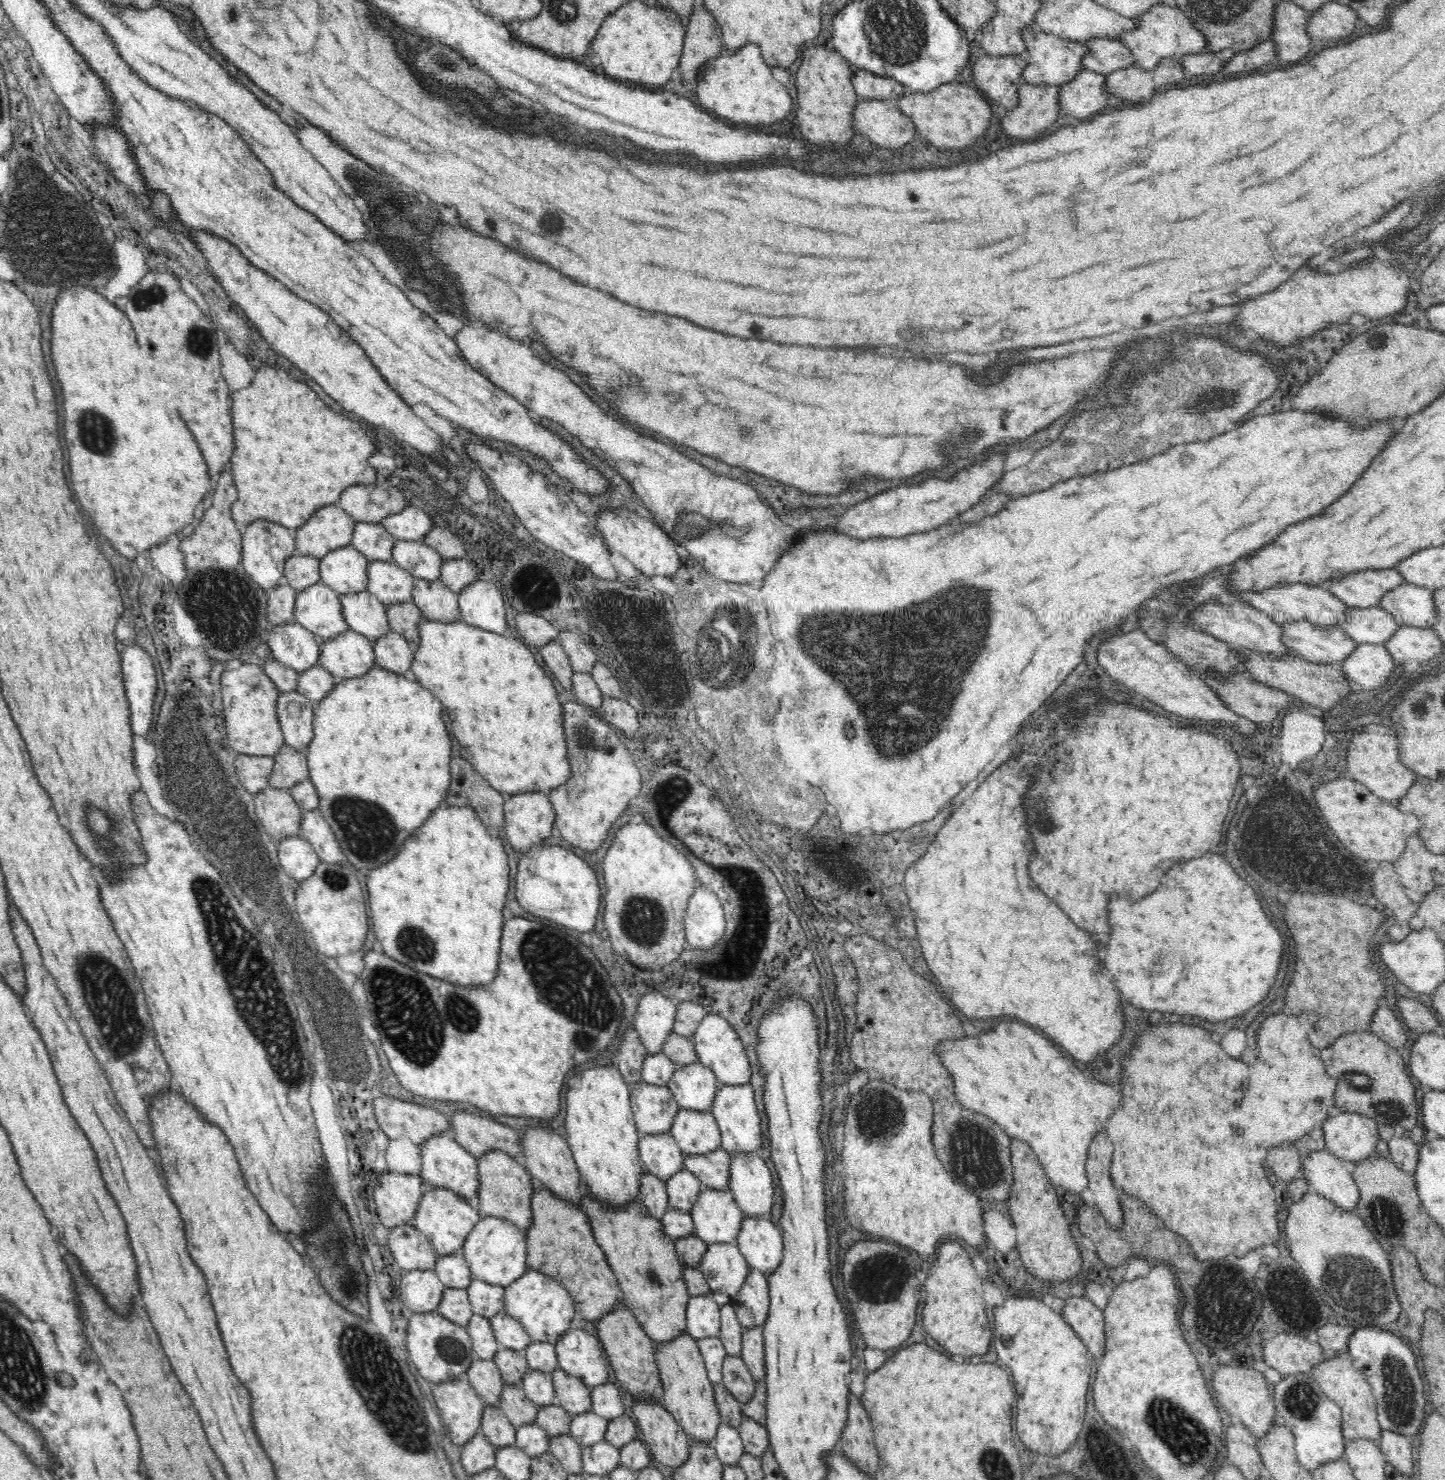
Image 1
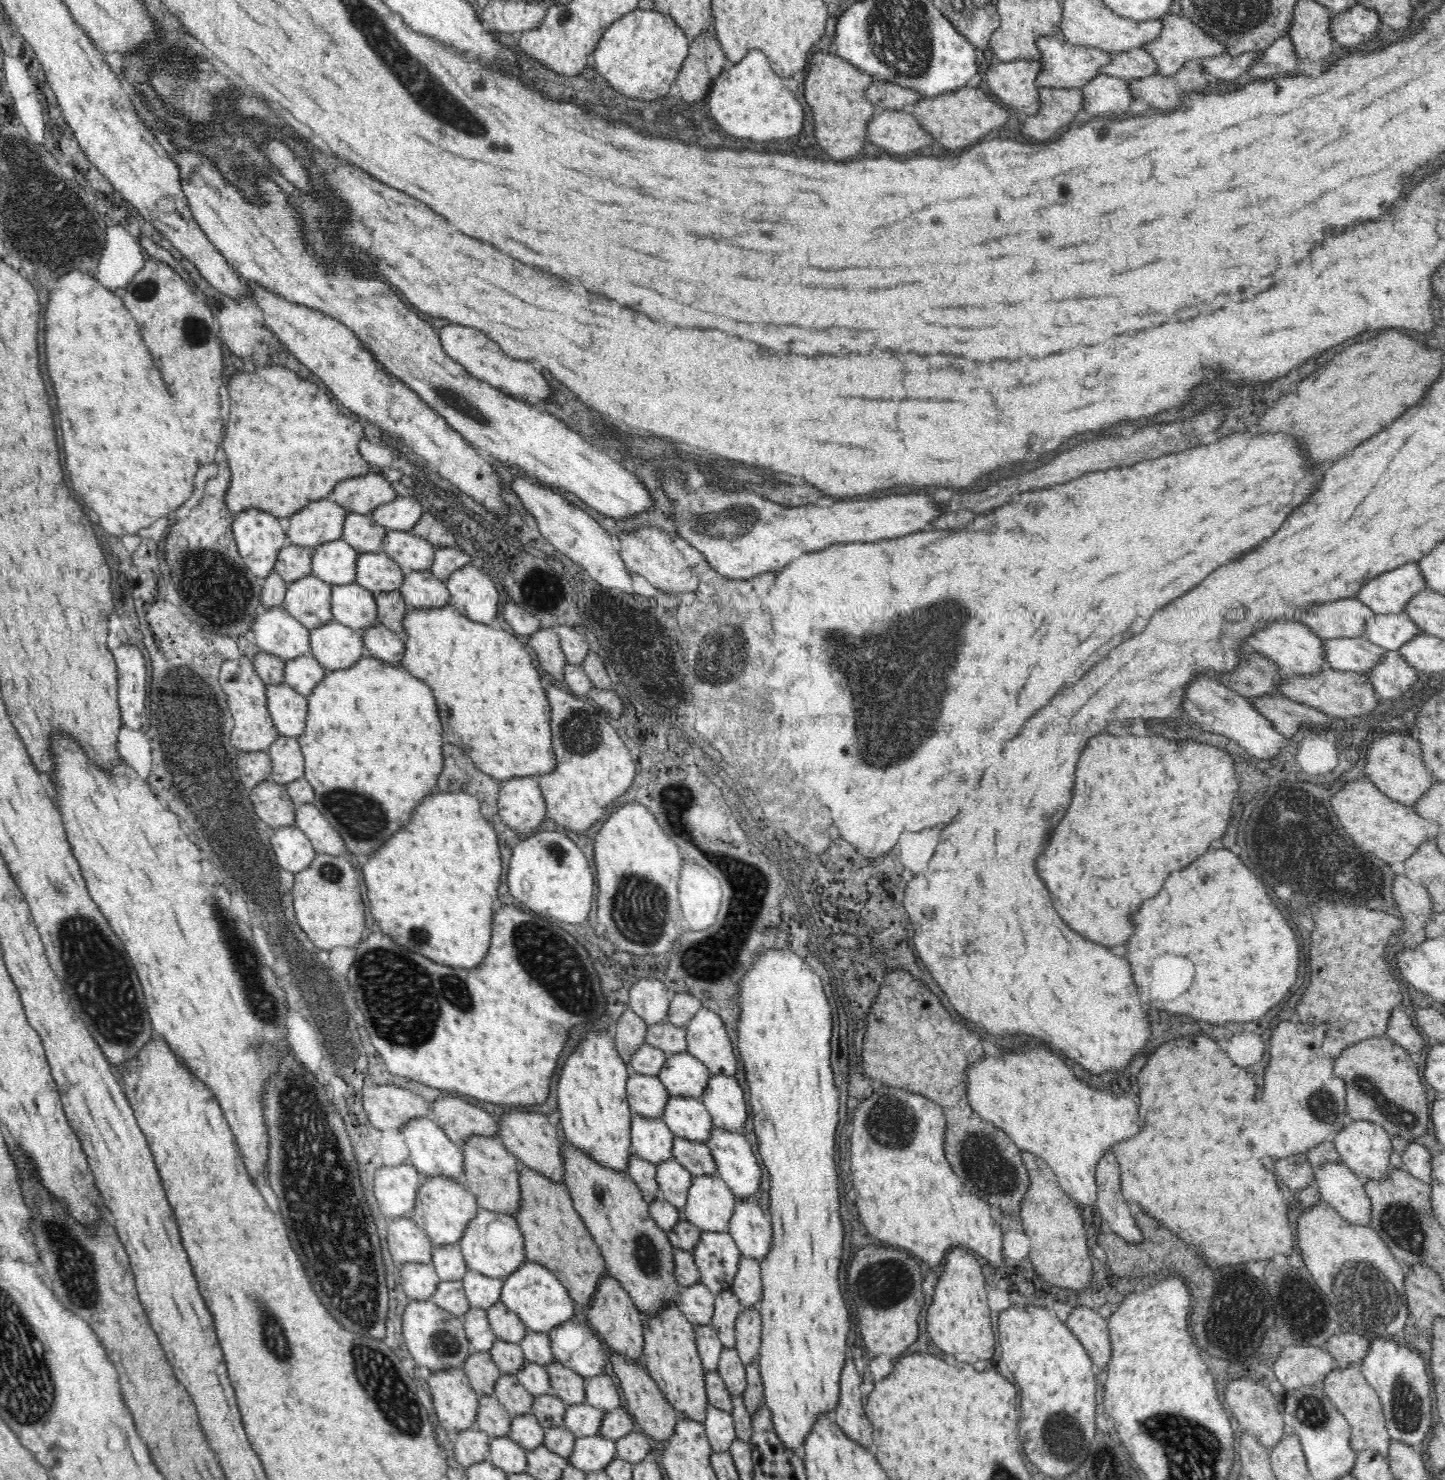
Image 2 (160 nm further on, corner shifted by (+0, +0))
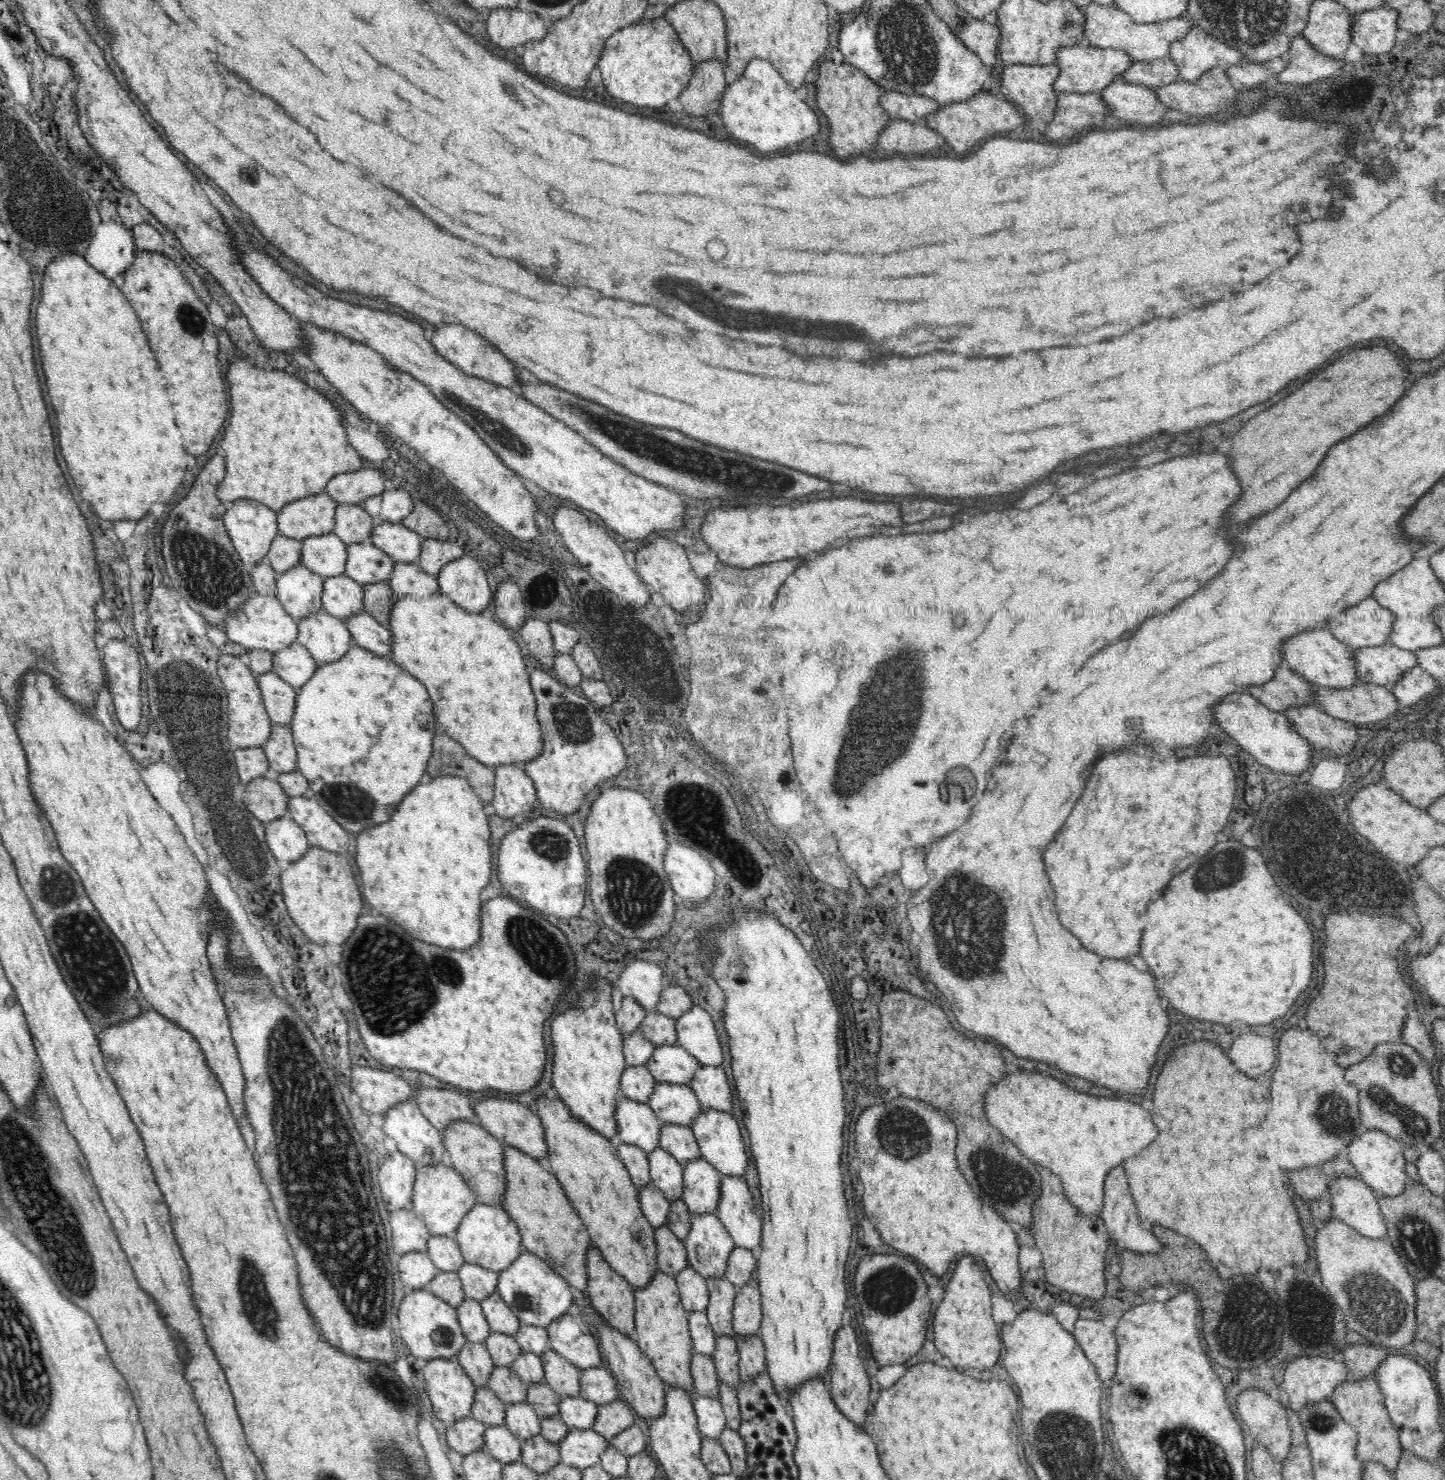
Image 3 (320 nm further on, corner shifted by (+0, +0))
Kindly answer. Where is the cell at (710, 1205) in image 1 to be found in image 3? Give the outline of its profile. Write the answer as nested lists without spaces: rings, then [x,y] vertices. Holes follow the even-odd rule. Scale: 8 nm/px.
[[[702,1156],[686,1160],[682,1171],[681,1199],[691,1214],[715,1214],[720,1198],[721,1173]]]

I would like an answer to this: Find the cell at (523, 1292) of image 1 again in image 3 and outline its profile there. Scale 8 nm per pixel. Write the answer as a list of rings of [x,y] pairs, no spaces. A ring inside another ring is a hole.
[[[526,1250],[508,1268],[500,1270],[497,1277],[496,1291],[522,1325],[546,1327],[552,1320],[566,1314],[574,1302],[570,1285],[548,1263]]]

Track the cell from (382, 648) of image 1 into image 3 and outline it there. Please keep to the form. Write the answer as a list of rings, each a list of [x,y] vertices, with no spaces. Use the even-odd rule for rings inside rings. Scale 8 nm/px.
[[[361,610],[344,618],[343,621],[350,632],[352,644],[356,644],[376,656],[390,657],[392,634],[370,613]]]

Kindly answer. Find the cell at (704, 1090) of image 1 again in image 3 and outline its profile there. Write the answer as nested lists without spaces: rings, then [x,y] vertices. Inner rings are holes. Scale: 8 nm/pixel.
[[[678,1044],[654,1045],[654,1052],[646,1060],[646,1066],[655,1080],[672,1084],[688,1085],[700,1065],[696,1057]]]

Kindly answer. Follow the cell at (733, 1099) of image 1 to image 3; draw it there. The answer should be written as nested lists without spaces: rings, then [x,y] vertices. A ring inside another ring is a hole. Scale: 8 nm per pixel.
[[[701,1064],[690,1078],[689,1087],[704,1109],[732,1113],[732,1094],[722,1066]]]

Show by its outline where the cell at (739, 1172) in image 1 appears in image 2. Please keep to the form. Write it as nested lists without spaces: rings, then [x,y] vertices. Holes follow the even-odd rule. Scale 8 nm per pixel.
[[[713,1126],[705,1146],[716,1163],[716,1173],[734,1196],[753,1197],[760,1186],[762,1170],[745,1136]]]

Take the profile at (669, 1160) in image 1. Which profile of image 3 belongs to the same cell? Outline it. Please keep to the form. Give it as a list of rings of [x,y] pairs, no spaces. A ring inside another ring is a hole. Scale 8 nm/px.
[[[620,1094],[614,1106],[617,1134],[622,1143],[638,1146],[647,1154],[659,1147],[662,1122],[648,1104]]]

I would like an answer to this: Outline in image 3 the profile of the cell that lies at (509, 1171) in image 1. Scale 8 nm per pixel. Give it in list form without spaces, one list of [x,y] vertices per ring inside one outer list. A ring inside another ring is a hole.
[[[453,1121],[444,1131],[440,1131],[446,1151],[446,1160],[458,1171],[472,1189],[477,1202],[500,1204],[506,1191],[504,1165],[502,1165],[504,1145],[493,1138],[480,1124],[470,1121]]]

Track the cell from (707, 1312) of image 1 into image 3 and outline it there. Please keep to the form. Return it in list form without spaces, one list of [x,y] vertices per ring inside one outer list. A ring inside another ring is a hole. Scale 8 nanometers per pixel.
[[[690,1264],[686,1265],[686,1268],[682,1268],[678,1274],[674,1274],[674,1278],[685,1310],[687,1312],[692,1312],[692,1310],[705,1311],[709,1298],[706,1278]]]

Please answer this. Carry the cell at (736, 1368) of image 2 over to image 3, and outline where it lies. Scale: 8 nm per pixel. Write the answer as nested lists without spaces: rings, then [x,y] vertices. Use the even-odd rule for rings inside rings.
[[[718,1334],[716,1336],[716,1350],[712,1352],[711,1357],[719,1380],[731,1387],[736,1386],[741,1376],[738,1368],[738,1349],[734,1337]]]

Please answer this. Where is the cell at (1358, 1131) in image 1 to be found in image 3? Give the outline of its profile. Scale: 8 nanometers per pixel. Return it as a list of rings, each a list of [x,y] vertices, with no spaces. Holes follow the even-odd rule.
[[[1367,1130],[1362,1136],[1358,1136],[1346,1150],[1346,1157],[1354,1165],[1362,1181],[1373,1189],[1379,1197],[1395,1197],[1404,1192],[1411,1183],[1406,1173],[1406,1159],[1404,1146],[1385,1132]]]

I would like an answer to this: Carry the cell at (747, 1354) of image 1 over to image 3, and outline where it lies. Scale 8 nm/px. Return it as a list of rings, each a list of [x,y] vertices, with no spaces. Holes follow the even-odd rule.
[[[756,1275],[736,1292],[733,1306],[733,1329],[748,1336],[759,1332],[762,1320],[761,1292]]]

